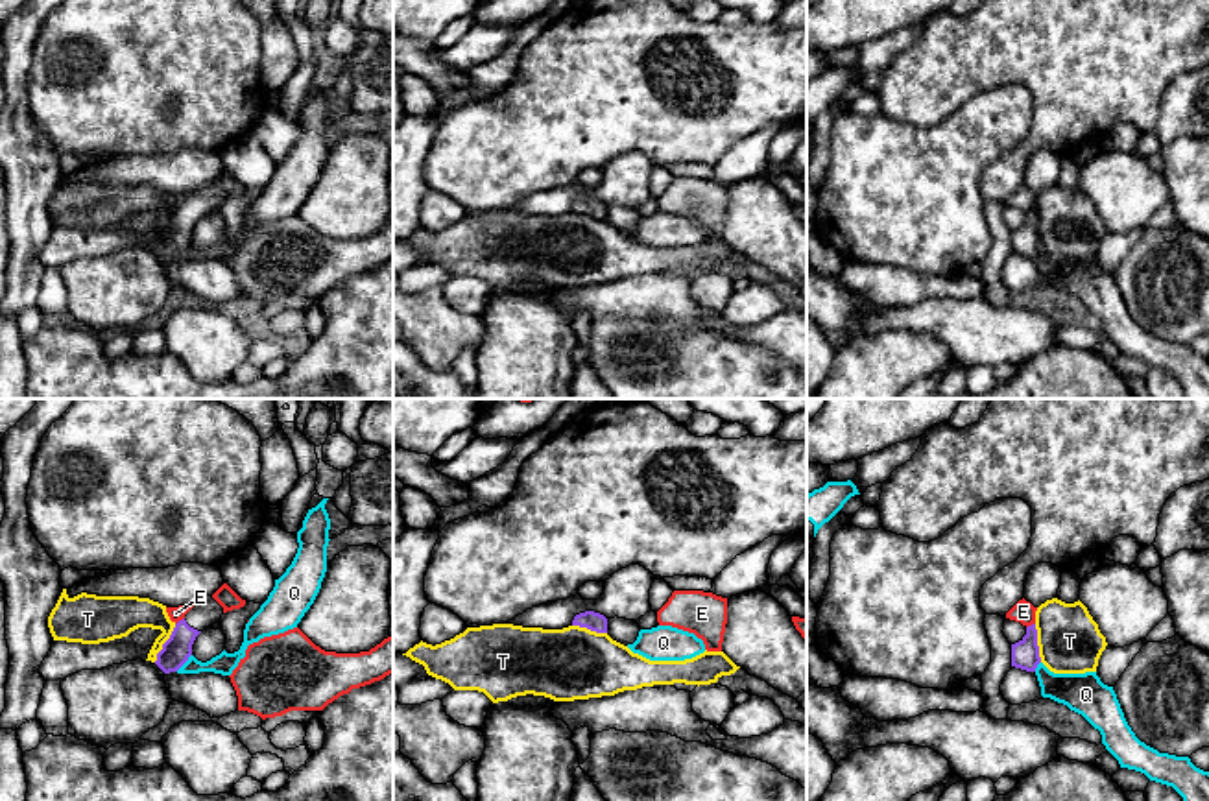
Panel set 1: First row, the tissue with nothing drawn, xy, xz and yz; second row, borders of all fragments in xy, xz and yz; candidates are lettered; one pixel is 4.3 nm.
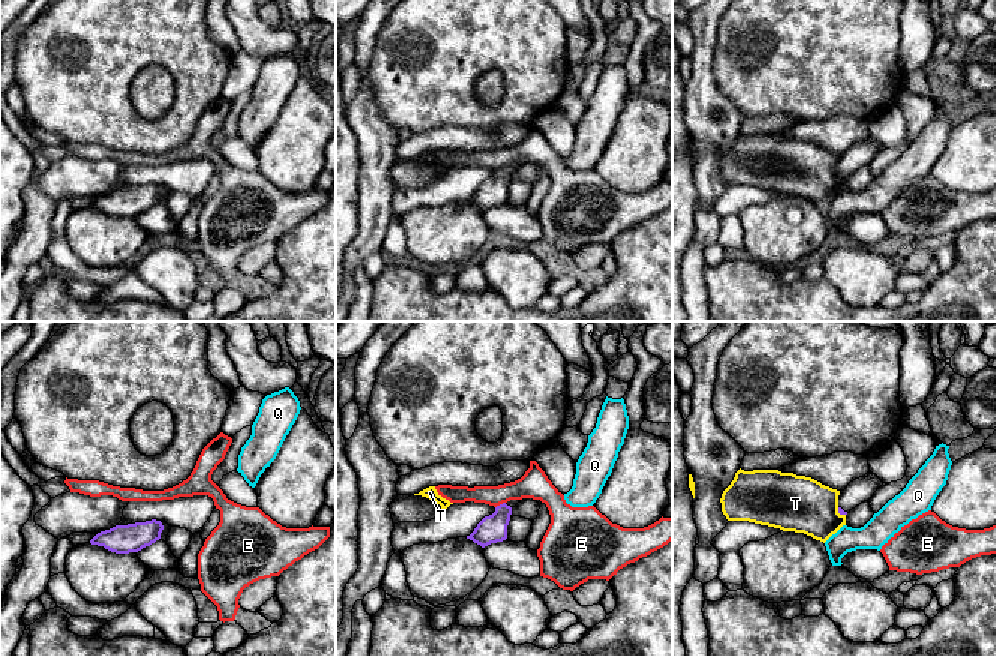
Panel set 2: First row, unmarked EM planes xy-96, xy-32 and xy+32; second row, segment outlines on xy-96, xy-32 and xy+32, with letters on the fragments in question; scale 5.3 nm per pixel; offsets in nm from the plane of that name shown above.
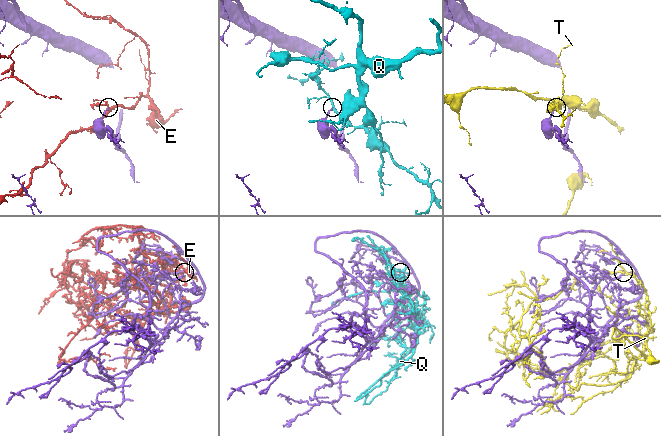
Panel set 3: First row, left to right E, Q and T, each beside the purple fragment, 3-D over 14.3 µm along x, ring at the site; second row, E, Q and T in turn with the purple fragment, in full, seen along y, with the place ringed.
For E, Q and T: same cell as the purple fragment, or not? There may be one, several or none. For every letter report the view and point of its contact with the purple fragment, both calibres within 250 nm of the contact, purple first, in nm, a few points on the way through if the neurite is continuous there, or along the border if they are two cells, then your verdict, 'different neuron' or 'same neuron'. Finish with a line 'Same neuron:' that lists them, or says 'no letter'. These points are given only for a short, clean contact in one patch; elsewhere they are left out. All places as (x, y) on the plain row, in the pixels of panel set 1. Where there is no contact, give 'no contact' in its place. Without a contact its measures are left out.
E: xy (179, 207) | 120/60 nm | along xy (183, 203), (176, 211) | different neuron
Q: xy (183, 250) | 120/90 nm | along xy (191, 240), (176, 257) | different neuron
T: xy (165, 229) | 120/190 nm | along xy (176, 211), (154, 248) | different neuron
Same neuron: no letter

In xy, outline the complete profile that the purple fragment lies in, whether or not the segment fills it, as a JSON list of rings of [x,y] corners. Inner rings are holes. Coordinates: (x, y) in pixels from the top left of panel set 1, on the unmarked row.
[[[207,183],[198,188],[183,207],[179,207],[170,221],[170,225],[162,231],[162,236],[157,240],[155,251],[164,258],[177,258],[192,242],[192,231],[196,223],[220,209],[223,201],[223,194],[212,185]]]

